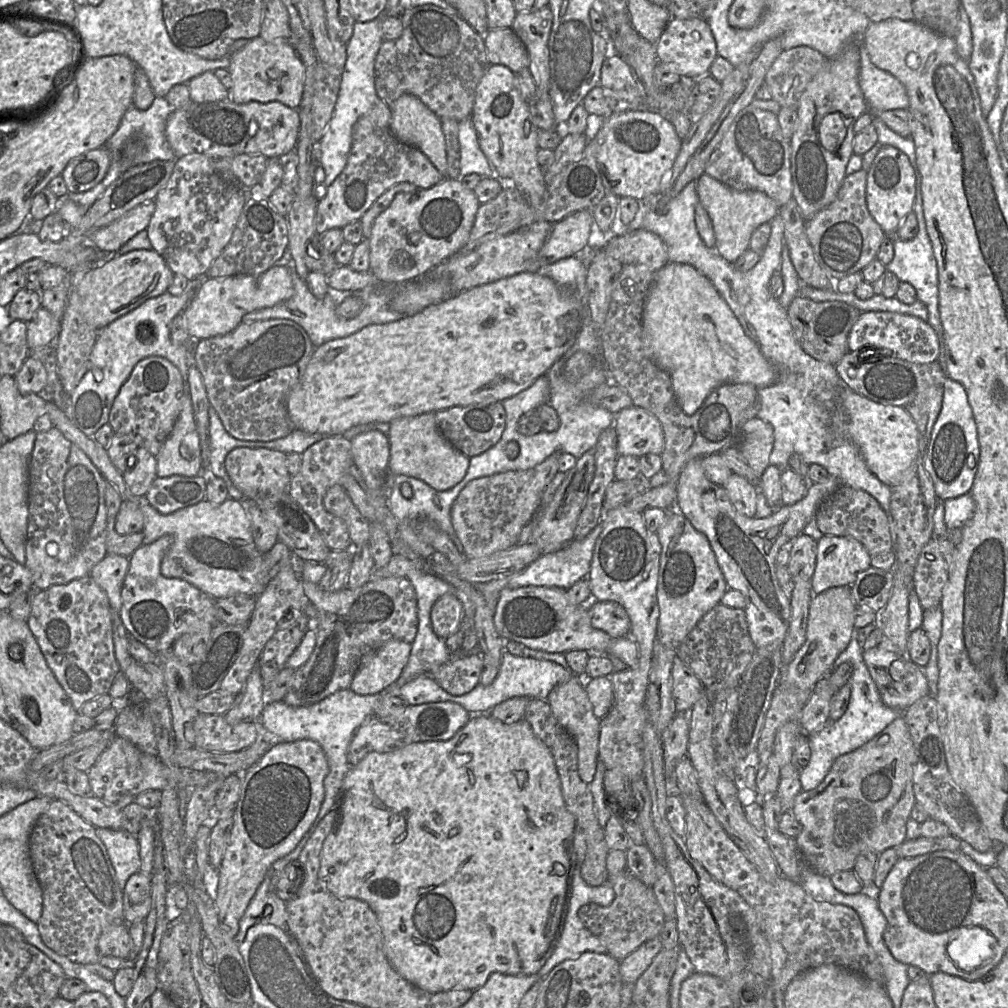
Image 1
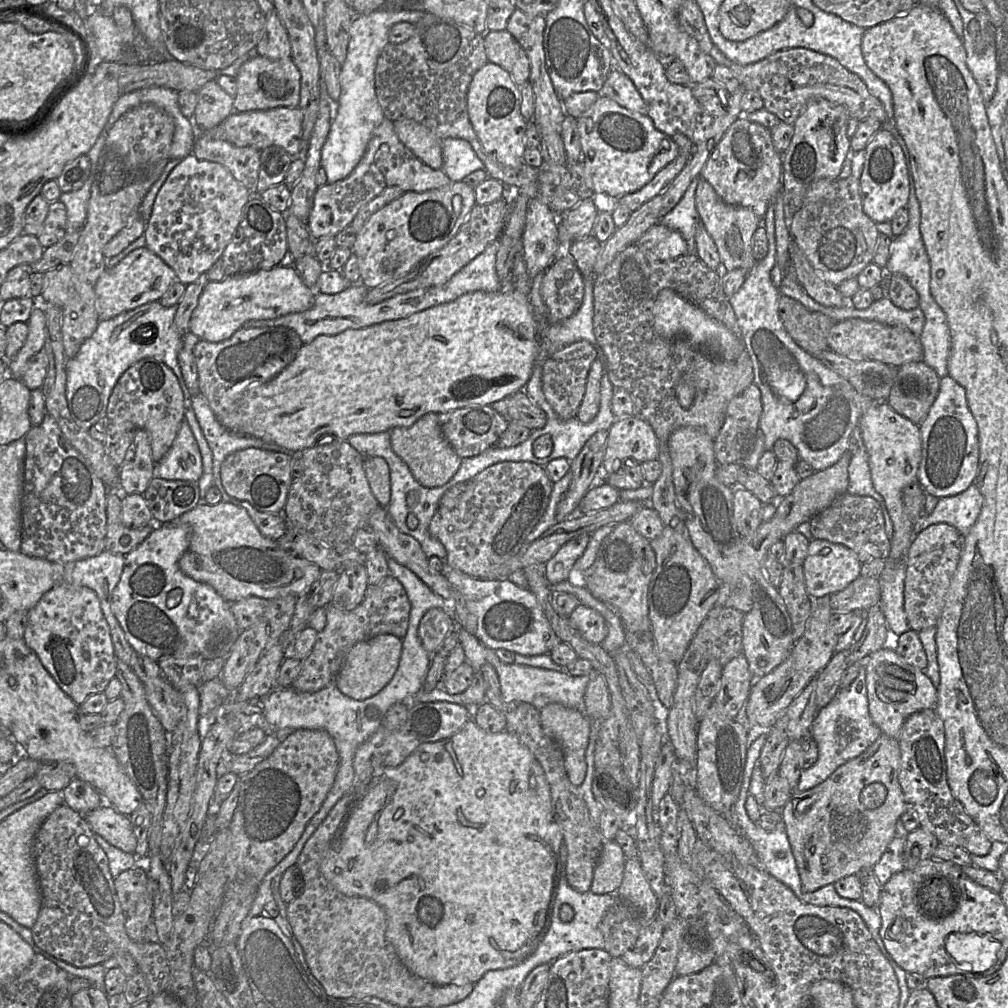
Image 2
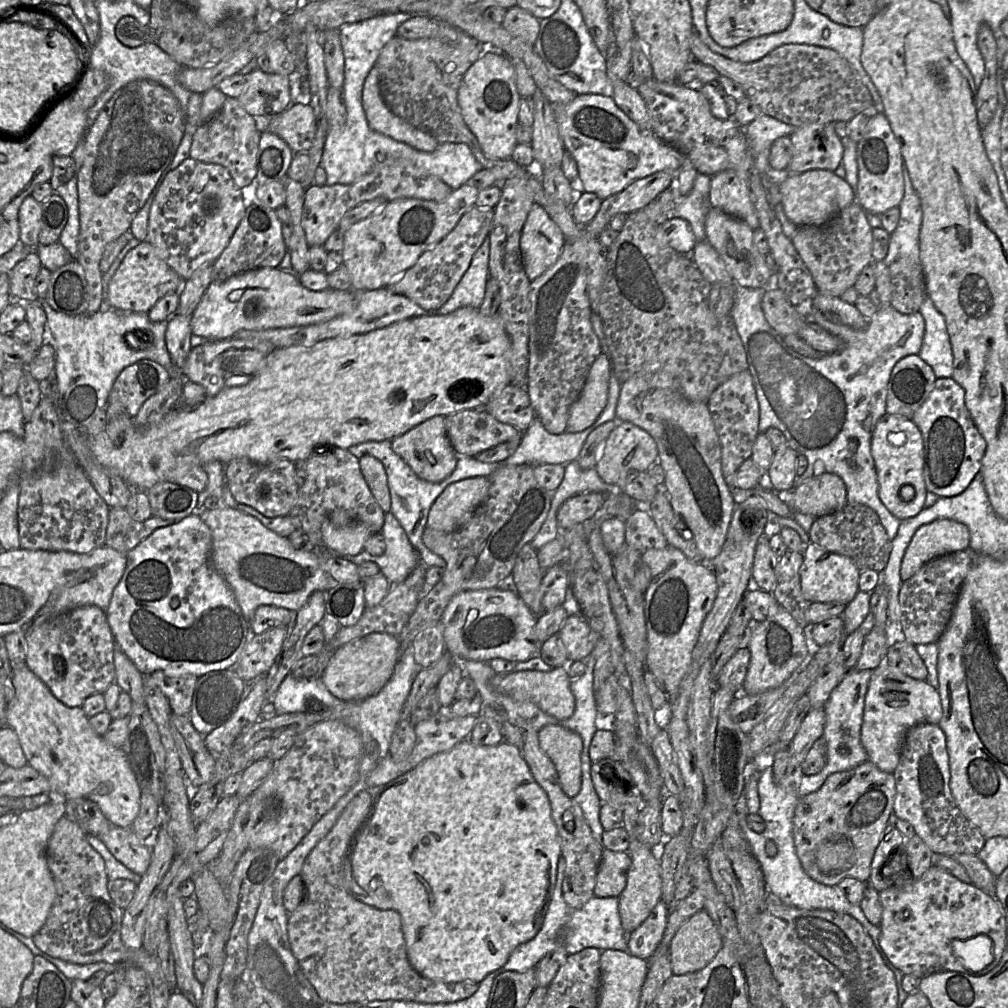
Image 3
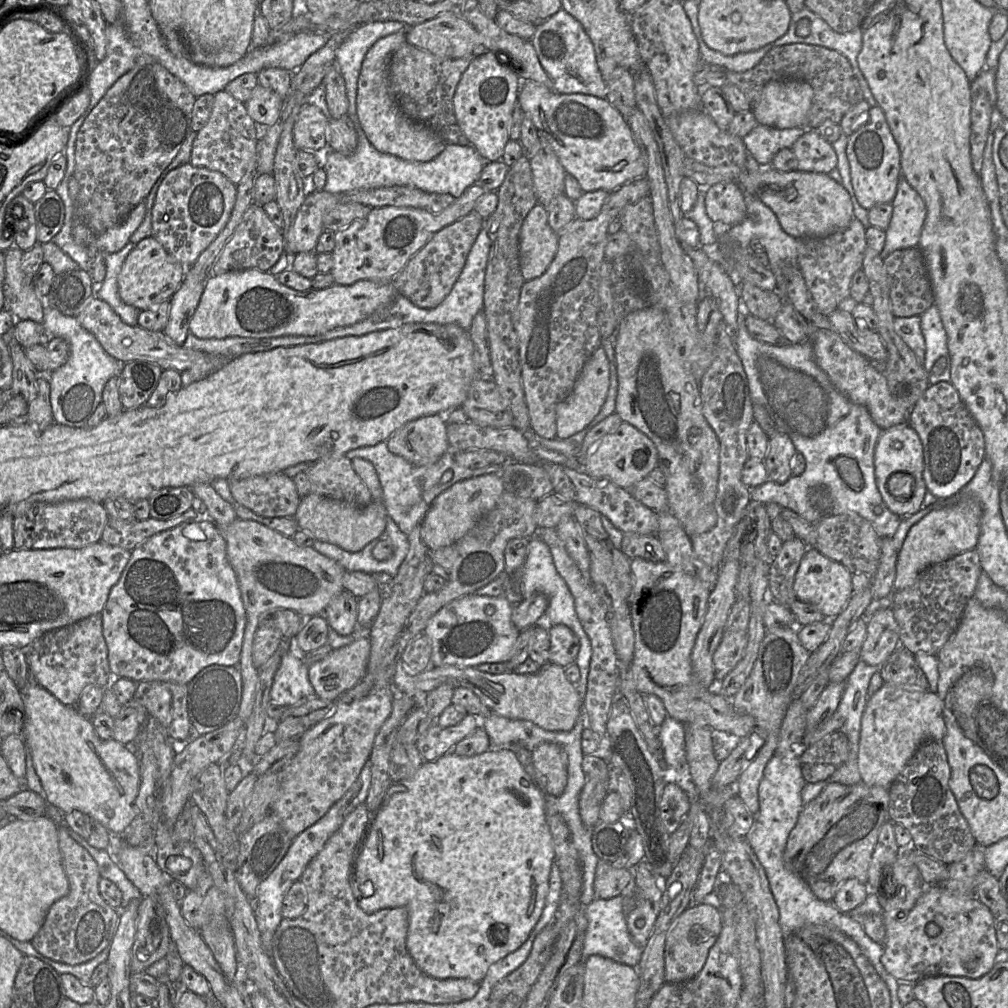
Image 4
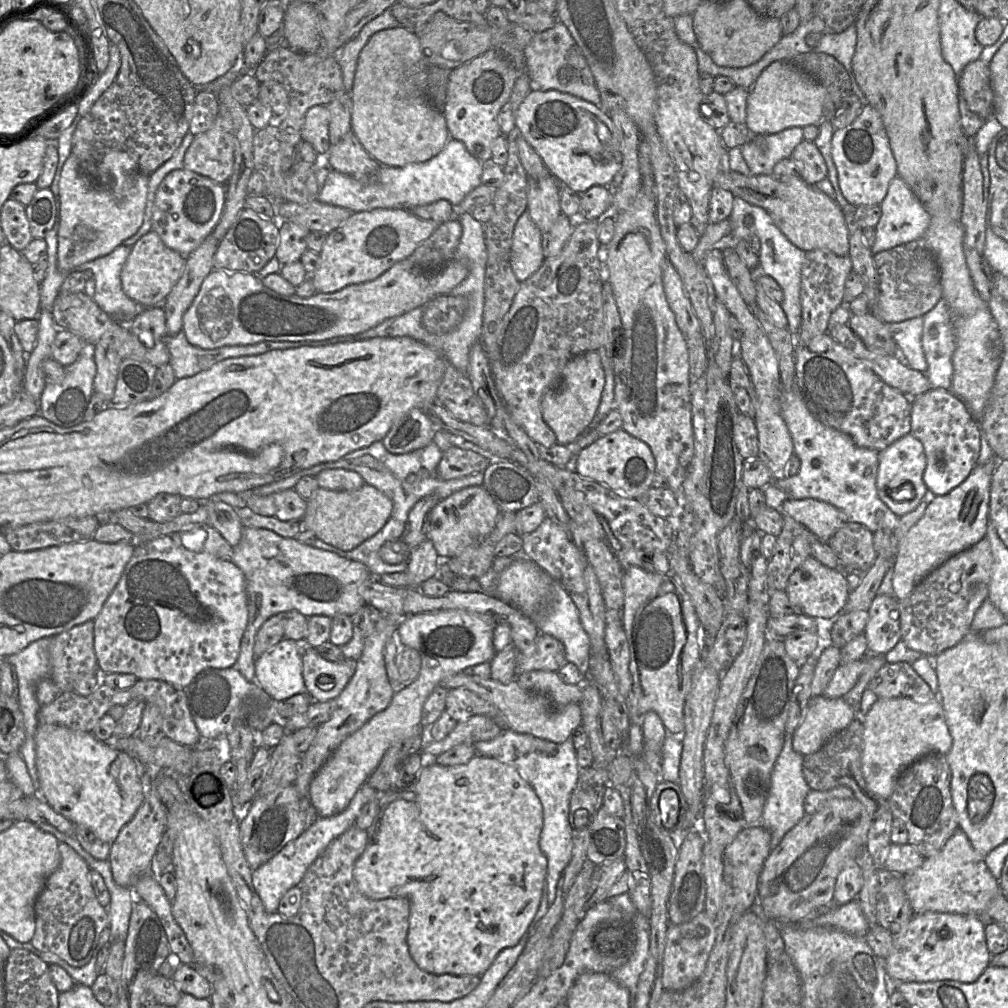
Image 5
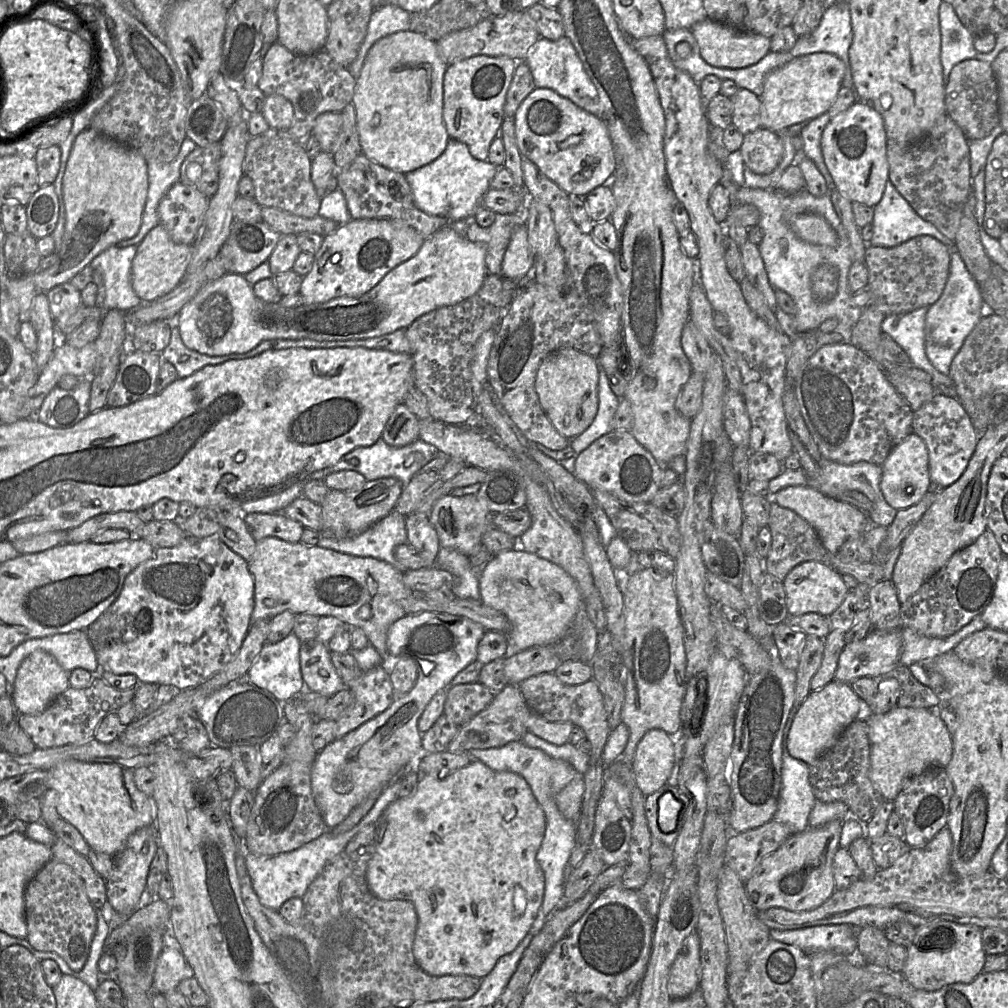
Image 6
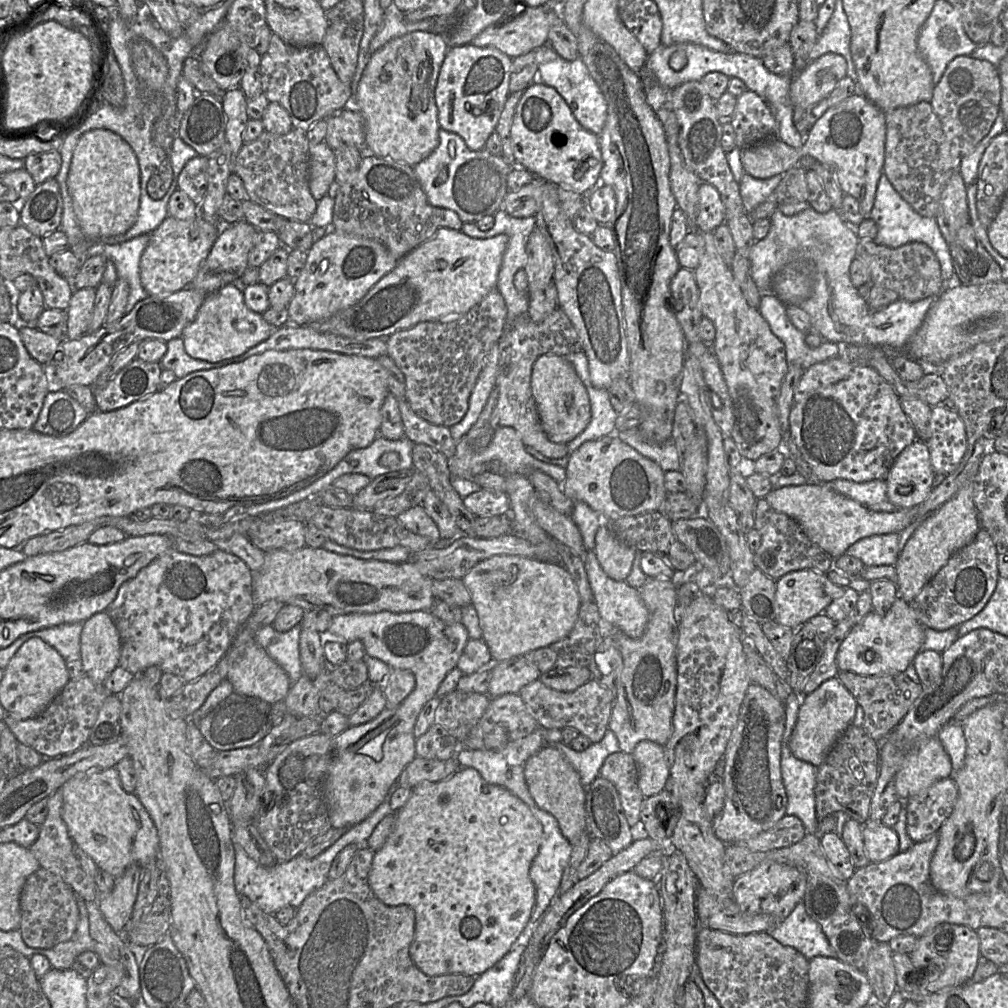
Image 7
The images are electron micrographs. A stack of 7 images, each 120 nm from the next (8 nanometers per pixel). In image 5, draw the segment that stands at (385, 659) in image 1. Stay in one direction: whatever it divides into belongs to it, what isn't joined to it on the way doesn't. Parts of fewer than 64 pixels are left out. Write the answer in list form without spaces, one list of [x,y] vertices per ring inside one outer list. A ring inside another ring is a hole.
[[[301,645],[306,692],[313,702],[334,701],[354,675],[357,661],[331,662],[322,658],[315,648]]]

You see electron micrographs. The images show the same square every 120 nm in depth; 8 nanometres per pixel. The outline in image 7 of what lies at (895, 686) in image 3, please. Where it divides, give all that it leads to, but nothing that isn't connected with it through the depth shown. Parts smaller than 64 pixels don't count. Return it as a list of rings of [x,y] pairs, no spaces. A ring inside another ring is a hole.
[[[936,736],[905,756],[896,774],[898,800],[907,800],[925,791],[939,780],[952,777],[949,754]]]

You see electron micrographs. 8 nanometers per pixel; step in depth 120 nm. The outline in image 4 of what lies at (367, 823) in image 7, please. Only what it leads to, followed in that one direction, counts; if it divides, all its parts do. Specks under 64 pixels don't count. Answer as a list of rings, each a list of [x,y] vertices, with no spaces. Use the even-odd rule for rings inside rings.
[[[368,761],[358,779],[346,794],[337,801],[316,823],[293,838],[291,845],[278,866],[257,887],[254,899],[255,921],[263,948],[268,953],[272,937],[281,923],[282,902],[291,885],[299,880],[309,862],[323,849],[330,837],[341,827],[346,817],[360,804],[365,803],[371,785],[371,764]]]

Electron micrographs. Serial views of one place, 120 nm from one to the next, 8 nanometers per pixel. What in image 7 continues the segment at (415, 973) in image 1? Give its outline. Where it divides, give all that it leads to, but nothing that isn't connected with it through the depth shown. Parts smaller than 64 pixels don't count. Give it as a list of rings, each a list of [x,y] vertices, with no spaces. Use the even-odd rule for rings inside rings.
[[[460,768],[448,779],[436,783],[420,783],[411,790],[411,796],[404,807],[394,813],[396,819],[392,832],[384,845],[374,852],[368,876],[371,890],[377,899],[386,905],[407,905],[414,910],[415,932],[409,953],[420,971],[428,976],[447,974],[479,976],[493,967],[512,949],[530,920],[535,906],[536,891],[529,872],[543,839],[541,823],[521,799],[503,787],[486,783],[479,772],[473,768]]]

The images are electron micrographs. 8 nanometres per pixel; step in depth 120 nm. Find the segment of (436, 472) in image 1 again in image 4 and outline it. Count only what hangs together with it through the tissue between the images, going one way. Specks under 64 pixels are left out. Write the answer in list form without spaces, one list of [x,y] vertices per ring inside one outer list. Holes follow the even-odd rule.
[[[444,414],[423,416],[407,422],[386,440],[389,451],[416,466],[437,462],[450,451]]]

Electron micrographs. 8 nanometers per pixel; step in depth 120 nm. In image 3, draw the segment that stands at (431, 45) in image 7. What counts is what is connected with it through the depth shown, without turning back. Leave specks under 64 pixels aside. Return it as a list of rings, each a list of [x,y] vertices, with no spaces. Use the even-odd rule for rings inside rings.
[[[376,66],[368,73],[362,90],[362,106],[370,129],[422,152],[433,152],[439,143],[395,115],[384,102]]]

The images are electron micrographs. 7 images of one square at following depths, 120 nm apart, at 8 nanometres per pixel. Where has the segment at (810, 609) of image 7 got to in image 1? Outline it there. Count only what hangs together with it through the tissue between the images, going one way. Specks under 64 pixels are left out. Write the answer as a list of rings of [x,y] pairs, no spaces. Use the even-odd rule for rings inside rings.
[[[823,535],[817,541],[816,564],[810,580],[814,595],[838,586],[851,586],[857,576],[871,566],[872,556],[856,539],[846,536]]]

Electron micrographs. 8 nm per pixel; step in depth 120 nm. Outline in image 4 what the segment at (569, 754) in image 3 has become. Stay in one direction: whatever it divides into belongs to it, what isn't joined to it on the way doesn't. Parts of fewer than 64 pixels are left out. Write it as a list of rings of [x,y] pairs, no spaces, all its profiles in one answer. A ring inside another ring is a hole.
[[[544,742],[532,751],[533,766],[536,771],[535,784],[545,793],[560,796],[567,785],[568,757],[564,749],[555,743]]]

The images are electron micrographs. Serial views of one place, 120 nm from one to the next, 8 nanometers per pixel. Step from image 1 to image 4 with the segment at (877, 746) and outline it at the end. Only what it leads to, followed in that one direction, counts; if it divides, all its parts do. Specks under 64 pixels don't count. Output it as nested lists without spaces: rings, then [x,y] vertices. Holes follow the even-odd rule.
[[[836,782],[827,784],[818,796],[803,806],[787,840],[783,853],[784,865],[822,901],[832,901],[840,885],[848,879],[855,878],[867,885],[868,870],[880,829],[889,820],[889,799],[889,788],[870,786],[863,782],[855,785]]]

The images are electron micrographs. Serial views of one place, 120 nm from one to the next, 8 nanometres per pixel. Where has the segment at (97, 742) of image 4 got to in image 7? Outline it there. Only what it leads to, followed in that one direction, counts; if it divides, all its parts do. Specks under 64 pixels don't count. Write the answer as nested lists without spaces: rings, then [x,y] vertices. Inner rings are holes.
[[[115,767],[76,775],[58,790],[61,791],[63,797],[62,818],[69,836],[73,843],[95,862],[98,869],[117,878],[133,864],[145,867],[150,863],[159,862],[159,837],[154,822],[139,798],[123,789]]]

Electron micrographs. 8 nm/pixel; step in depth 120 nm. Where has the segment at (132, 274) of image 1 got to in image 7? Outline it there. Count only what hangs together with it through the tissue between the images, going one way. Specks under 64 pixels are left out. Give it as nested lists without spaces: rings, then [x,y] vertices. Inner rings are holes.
[[[200,214],[189,220],[167,216],[151,233],[140,259],[140,280],[149,296],[171,294],[185,288],[197,275],[219,231]]]

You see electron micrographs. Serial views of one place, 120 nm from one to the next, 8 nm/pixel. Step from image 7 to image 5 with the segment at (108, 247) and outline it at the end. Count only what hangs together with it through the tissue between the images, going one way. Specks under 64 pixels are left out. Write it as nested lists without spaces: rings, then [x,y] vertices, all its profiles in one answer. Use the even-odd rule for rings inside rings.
[[[120,245],[108,255],[88,261],[75,269],[93,271],[96,281],[94,301],[113,320],[128,328],[134,317],[142,309],[147,309],[127,297],[122,290],[121,271],[130,252],[131,247]]]

